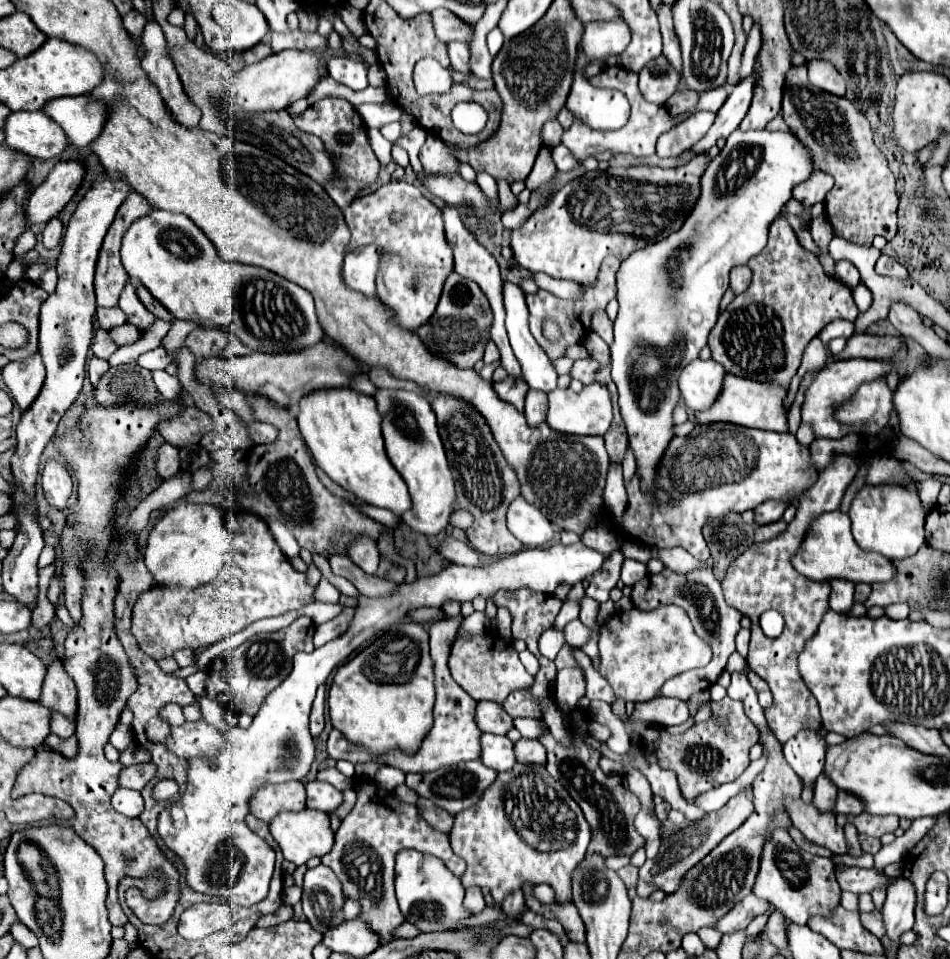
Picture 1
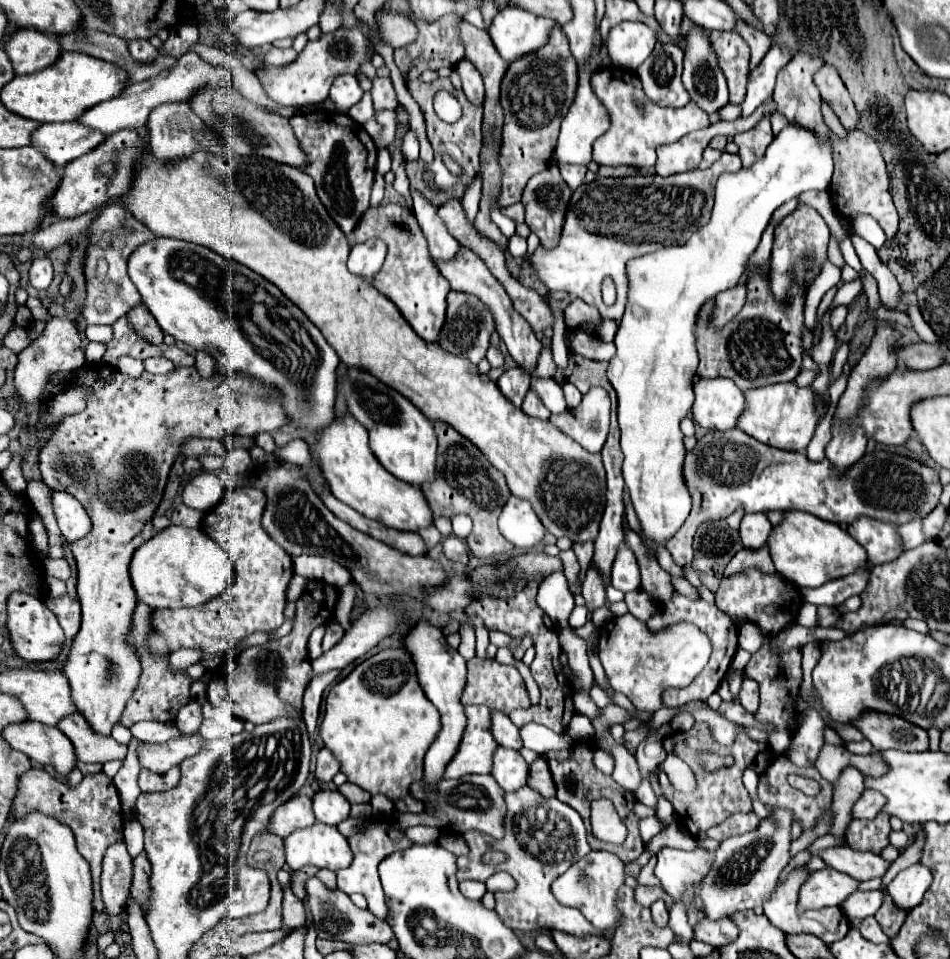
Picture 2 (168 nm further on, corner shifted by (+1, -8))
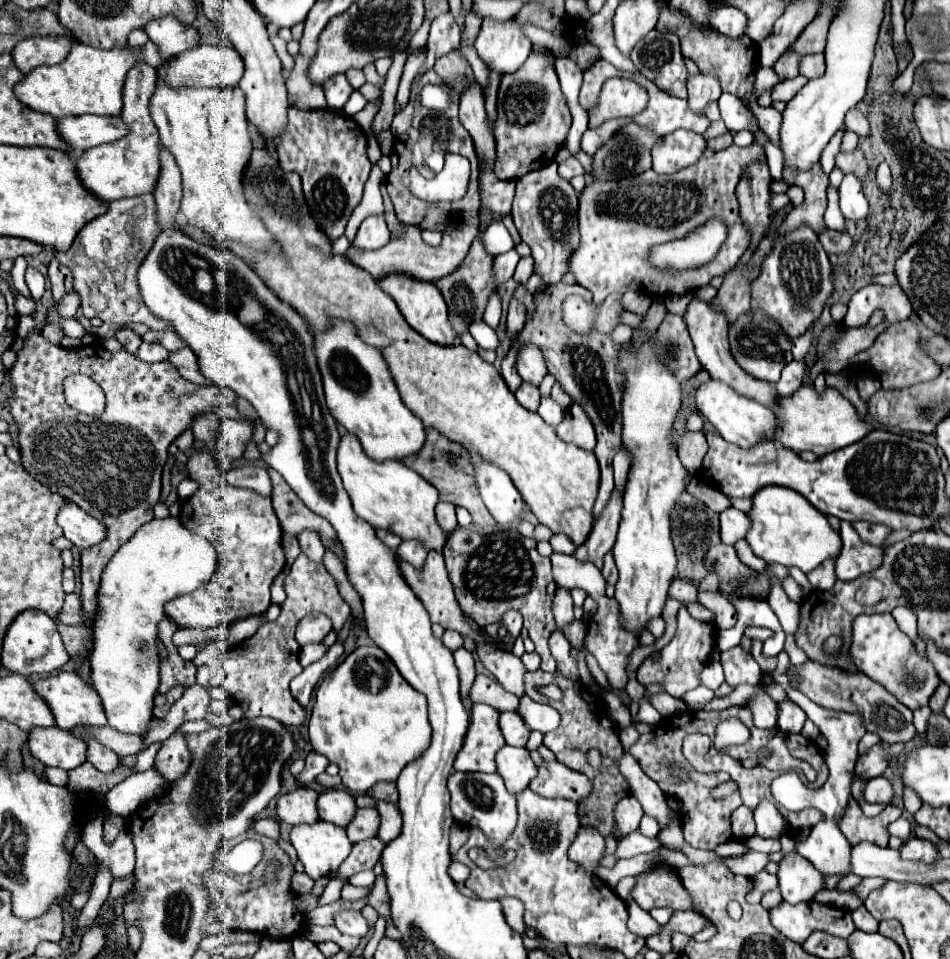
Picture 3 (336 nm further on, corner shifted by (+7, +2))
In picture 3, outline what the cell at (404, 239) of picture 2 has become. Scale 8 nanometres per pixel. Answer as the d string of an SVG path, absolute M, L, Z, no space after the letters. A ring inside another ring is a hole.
M388 275L388 277L380 279L380 287L384 293L388 293L394 299L394 303L398 305L406 323L414 331L418 331L422 337L426 337L428 341L432 341L436 345L454 345L456 343L458 335L448 321L448 307L444 303L442 293L438 291L438 287L434 283L418 281L418 279L406 277L406 275Z

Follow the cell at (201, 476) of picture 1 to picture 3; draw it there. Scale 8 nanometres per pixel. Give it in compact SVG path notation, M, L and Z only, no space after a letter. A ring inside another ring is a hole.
M184 479L180 485L178 485L178 495L182 501L186 501L190 495L194 495L194 491L198 489L198 483L192 481L192 479Z

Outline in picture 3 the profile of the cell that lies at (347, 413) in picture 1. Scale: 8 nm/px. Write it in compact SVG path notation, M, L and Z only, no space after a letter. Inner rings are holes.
M346 435L338 447L338 473L350 495L354 513L368 521L374 529L386 529L400 539L420 539L428 551L440 551L446 543L446 533L436 521L434 507L438 503L438 491L416 471L408 469L400 461L376 463L368 459L356 435Z

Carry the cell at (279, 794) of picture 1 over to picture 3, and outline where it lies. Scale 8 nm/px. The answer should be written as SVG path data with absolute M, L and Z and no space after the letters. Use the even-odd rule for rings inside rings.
M298 787L278 799L276 805L276 815L280 821L286 821L290 825L300 825L300 823L316 823L318 811L316 811L316 799L318 791L310 787Z

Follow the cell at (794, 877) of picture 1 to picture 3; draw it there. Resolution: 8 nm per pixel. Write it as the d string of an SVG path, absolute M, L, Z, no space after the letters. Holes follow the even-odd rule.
M816 901L788 905L782 903L780 907L770 911L772 925L794 943L804 943L812 931L824 931L828 935L836 937L848 937L856 929L852 923L850 911L836 909L836 907L824 907Z

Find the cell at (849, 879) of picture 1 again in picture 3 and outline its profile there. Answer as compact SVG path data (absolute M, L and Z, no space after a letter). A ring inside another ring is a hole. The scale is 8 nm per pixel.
M782 835L782 861L778 863L778 887L786 903L812 901L812 897L824 889L824 875L808 863L802 855L796 853L796 843L792 837Z

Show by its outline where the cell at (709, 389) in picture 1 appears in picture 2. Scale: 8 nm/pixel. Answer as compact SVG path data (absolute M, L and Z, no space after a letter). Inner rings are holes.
M696 377L694 381L694 405L692 405L692 417L694 421L704 427L704 429L732 429L736 427L736 419L740 417L744 409L744 393L734 385L734 381L726 377L716 377L716 379L704 379Z

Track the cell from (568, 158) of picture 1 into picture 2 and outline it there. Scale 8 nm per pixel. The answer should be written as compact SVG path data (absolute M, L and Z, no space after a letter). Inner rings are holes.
M558 165L562 179L568 183L570 189L576 189L578 185L582 185L584 175L586 175L586 167L584 165Z

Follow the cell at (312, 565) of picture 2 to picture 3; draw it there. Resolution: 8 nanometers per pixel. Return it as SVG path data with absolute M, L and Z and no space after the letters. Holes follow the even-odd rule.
M302 531L298 535L298 541L300 541L300 547L302 547L302 553L306 553L312 561L322 561L324 545L322 545L320 535L316 531Z

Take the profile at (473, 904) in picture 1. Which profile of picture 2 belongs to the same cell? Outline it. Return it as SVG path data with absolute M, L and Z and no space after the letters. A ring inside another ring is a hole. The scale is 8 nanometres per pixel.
M462 881L460 883L460 891L466 899L472 899L472 901L480 901L486 893L486 885L480 883L480 881Z

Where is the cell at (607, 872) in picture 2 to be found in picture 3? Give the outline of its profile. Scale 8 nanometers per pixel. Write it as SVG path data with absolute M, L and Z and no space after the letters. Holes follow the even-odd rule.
M580 827L576 831L576 839L570 843L570 849L568 849L568 857L572 861L576 861L578 865L582 865L590 875L596 875L596 865L600 863L600 859L604 857L604 837L594 829L594 827Z

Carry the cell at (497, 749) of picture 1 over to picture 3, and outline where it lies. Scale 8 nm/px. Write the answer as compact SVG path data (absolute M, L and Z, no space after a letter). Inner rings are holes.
M510 745L498 751L496 765L498 765L498 773L502 775L506 783L508 793L512 795L524 791L530 785L530 781L536 777L536 771L538 771L528 749L510 747Z

